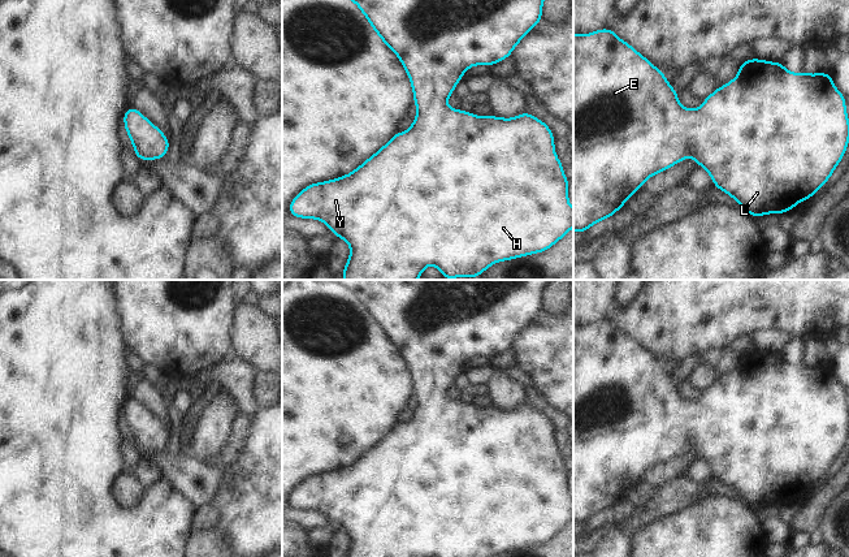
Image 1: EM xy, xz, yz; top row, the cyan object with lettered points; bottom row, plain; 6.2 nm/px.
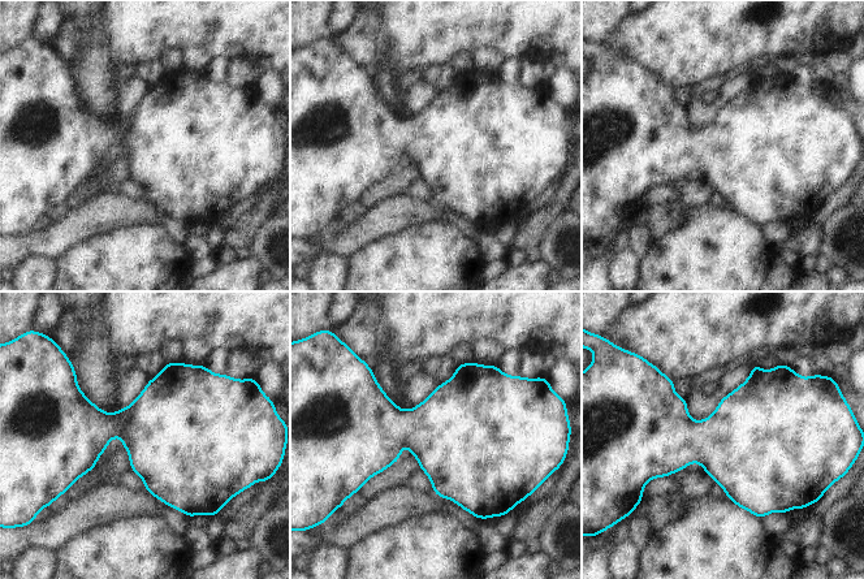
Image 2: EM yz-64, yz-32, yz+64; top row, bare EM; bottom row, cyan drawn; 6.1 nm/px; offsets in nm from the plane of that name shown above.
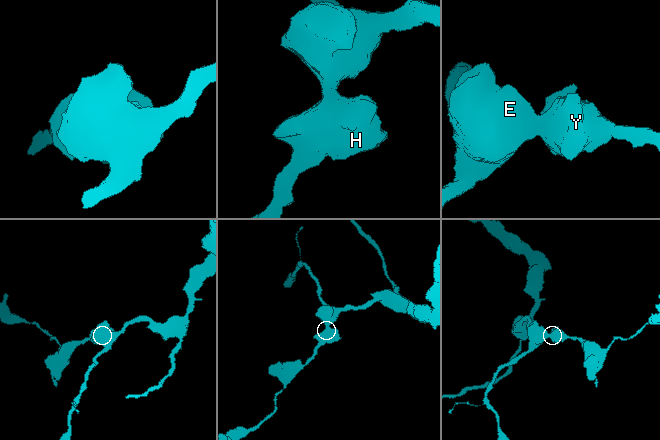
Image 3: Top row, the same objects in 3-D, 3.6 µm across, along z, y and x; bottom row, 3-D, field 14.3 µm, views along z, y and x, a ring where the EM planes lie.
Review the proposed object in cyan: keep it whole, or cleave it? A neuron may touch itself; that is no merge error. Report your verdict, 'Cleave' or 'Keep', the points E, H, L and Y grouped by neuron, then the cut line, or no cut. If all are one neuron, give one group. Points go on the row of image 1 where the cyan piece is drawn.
Keep. Groups: E H L Y. No split.

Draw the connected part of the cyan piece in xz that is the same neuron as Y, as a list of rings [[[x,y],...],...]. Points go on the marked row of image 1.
[[[351,0],[354,1],[376,34],[399,57],[406,69],[417,116],[406,133],[395,133],[391,139],[374,155],[367,159],[354,172],[329,180],[315,182],[304,187],[290,202],[289,213],[299,219],[317,219],[330,228],[330,232],[345,239],[351,249],[348,260],[342,272],[343,280],[417,280],[423,276],[426,265],[439,268],[443,280],[455,277],[476,278],[489,265],[502,260],[512,260],[524,255],[543,252],[562,239],[573,228],[573,208],[568,202],[568,182],[563,173],[563,164],[555,155],[555,138],[546,122],[524,112],[515,118],[502,118],[489,115],[478,117],[472,112],[463,112],[446,105],[449,96],[454,94],[454,87],[462,81],[462,75],[472,65],[495,65],[511,56],[514,48],[521,39],[542,20],[542,4],[545,0]]]

